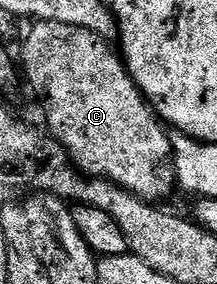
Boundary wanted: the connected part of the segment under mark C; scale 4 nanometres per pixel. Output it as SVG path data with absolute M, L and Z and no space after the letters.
M34 21L33 24L31 24L31 29L27 31L26 38L22 41L22 57L20 53L20 69L21 72L24 74L24 81L26 84L26 81L28 84L31 85L32 88L35 89L36 92L39 93L40 96L42 96L42 101L44 104L46 104L46 125L45 128L48 130L49 136L53 138L53 140L56 140L60 142L60 144L65 147L67 155L69 155L70 160L73 161L75 169L78 170L79 173L85 175L86 177L101 177L104 181L111 181L112 184L118 185L122 189L126 189L128 192L134 194L136 197L142 198L144 201L149 201L151 203L162 203L162 200L165 199L166 196L169 195L170 192L175 192L176 189L176 178L174 175L174 170L172 168L172 139L171 136L168 134L166 135L167 130L164 128L163 122L160 120L157 113L154 112L153 109L150 108L147 100L145 97L143 97L142 93L138 90L137 85L134 84L134 80L130 78L130 73L128 70L126 70L126 66L119 54L117 52L114 53L112 50L110 50L111 42L107 40L107 38L104 37L98 37L95 33L92 31L88 31L84 27L72 27L68 23L48 23L47 21Z

